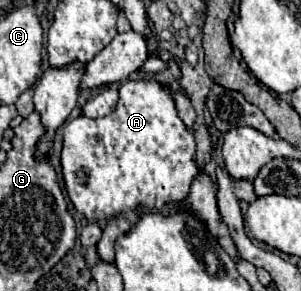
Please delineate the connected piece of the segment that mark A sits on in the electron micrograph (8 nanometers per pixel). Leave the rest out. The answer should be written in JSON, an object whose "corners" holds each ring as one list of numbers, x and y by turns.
{"corners":[[128,80,120,86,120,100,112,114,104,118,78,116,64,124,62,148,62,176,66,192,74,208,88,220,102,220,114,214,132,212,138,208,166,210,188,196,190,182,198,174,194,162,196,142,186,124,178,118,172,96,156,80]]}

